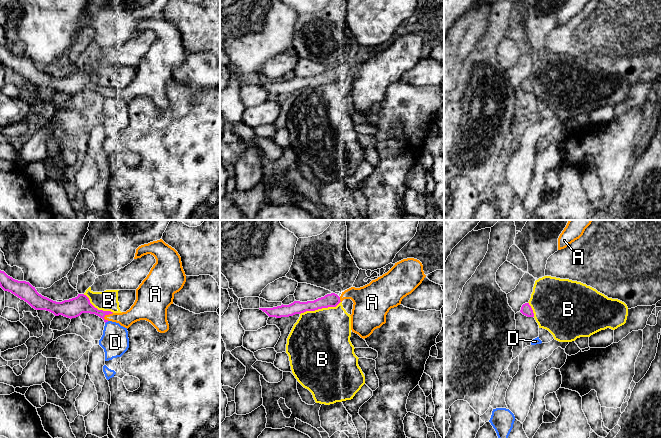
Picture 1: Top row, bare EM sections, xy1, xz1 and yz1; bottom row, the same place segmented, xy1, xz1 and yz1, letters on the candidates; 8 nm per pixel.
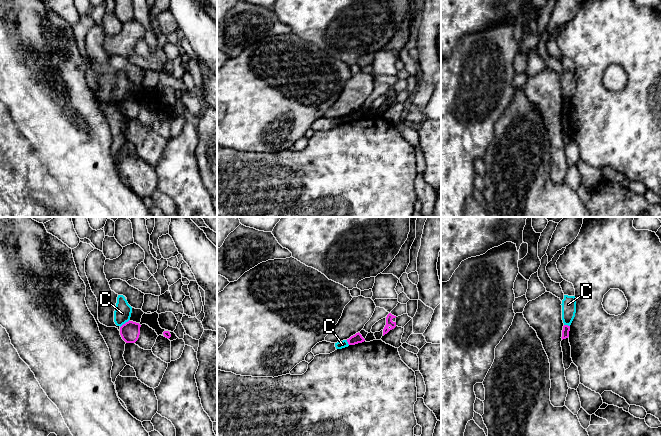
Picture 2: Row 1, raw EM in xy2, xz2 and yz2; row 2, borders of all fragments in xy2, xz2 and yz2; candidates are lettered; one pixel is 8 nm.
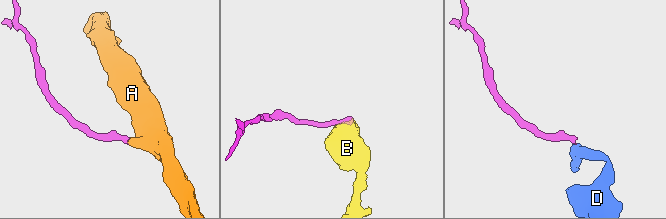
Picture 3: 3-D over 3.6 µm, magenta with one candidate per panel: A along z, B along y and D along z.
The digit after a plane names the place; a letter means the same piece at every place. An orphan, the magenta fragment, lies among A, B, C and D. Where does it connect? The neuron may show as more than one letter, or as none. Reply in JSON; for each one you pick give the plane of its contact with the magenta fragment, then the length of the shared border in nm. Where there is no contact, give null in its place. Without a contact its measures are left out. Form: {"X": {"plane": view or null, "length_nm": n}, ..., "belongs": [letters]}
{"A": {"plane": "xy1", "length_nm": 90}, "belongs": ["A"]}

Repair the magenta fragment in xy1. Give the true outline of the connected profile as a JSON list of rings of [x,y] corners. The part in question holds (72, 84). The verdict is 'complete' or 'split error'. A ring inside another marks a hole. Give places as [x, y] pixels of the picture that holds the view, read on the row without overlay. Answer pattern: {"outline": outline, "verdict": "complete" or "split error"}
{"outline": [[[162,15],[139,22],[134,35],[147,30],[153,31],[156,39],[136,65],[134,80],[122,89],[98,86],[84,70],[62,78],[53,77],[39,70],[29,58],[15,56],[1,46],[0,63],[24,76],[35,86],[46,86],[55,92],[72,95],[82,89],[90,89],[99,92],[105,99],[116,98],[127,105],[137,97],[146,96],[158,108],[165,109],[169,106],[167,85],[173,80],[174,70],[183,64],[186,51],[178,28]]], "verdict": "split error"}

